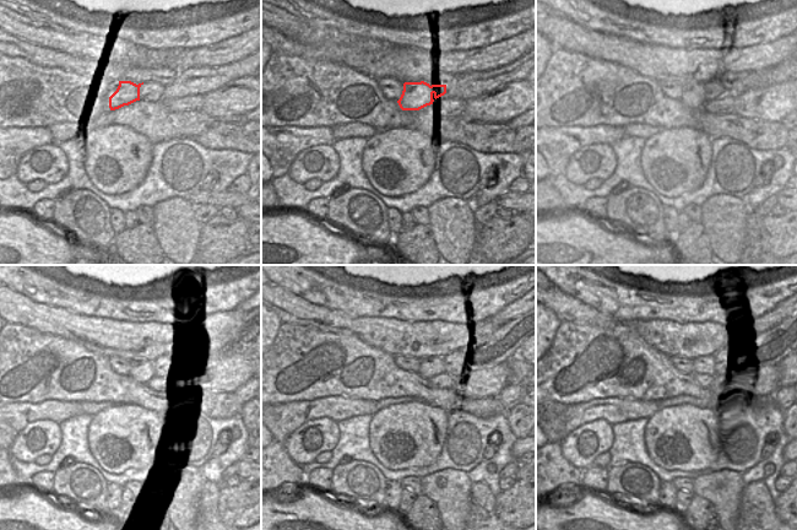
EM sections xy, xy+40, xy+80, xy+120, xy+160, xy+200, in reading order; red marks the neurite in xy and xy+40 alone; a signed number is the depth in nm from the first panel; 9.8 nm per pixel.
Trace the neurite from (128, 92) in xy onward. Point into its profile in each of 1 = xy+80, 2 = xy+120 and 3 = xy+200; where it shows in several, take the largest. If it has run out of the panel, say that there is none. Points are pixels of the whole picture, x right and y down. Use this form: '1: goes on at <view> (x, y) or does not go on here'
1: goes on at xy+80 (694, 95)
2: goes on at xy+120 (142, 371)
3: goes on at xy+200 (705, 364)

